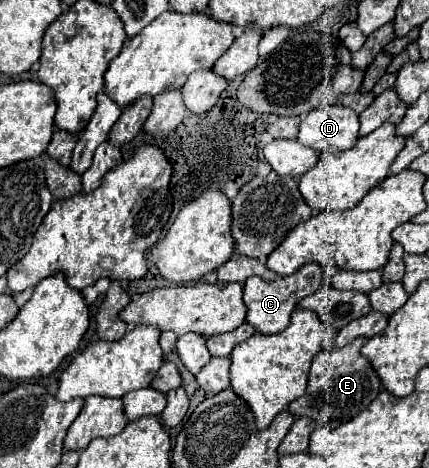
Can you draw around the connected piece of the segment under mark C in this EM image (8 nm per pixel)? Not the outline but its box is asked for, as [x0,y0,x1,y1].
[243,263,323,335]

